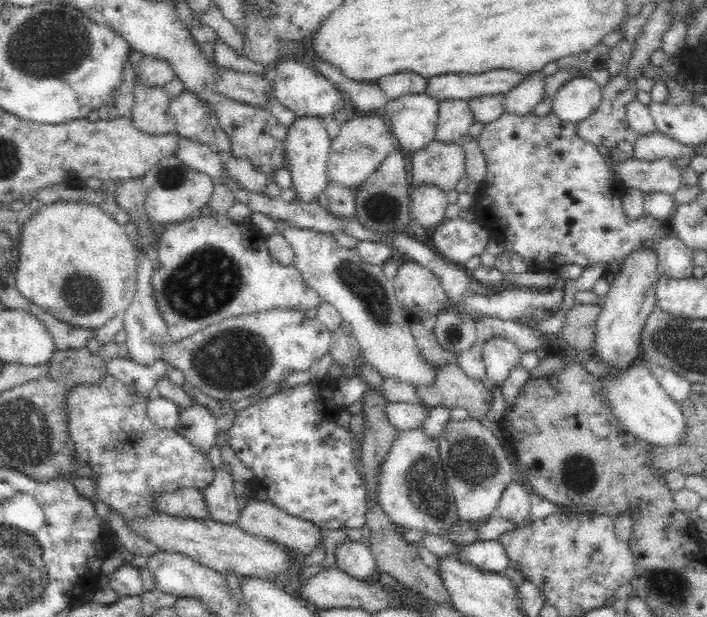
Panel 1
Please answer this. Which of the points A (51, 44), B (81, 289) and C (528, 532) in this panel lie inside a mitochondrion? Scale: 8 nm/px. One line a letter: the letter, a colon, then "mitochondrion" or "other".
A: mitochondrion
B: mitochondrion
C: other

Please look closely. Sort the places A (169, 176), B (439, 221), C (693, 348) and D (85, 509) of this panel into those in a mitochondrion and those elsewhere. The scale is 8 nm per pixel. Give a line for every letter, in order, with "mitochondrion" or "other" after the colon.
A: mitochondrion
B: other
C: mitochondrion
D: other

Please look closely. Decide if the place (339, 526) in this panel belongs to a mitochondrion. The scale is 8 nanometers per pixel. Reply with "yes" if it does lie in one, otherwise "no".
no

